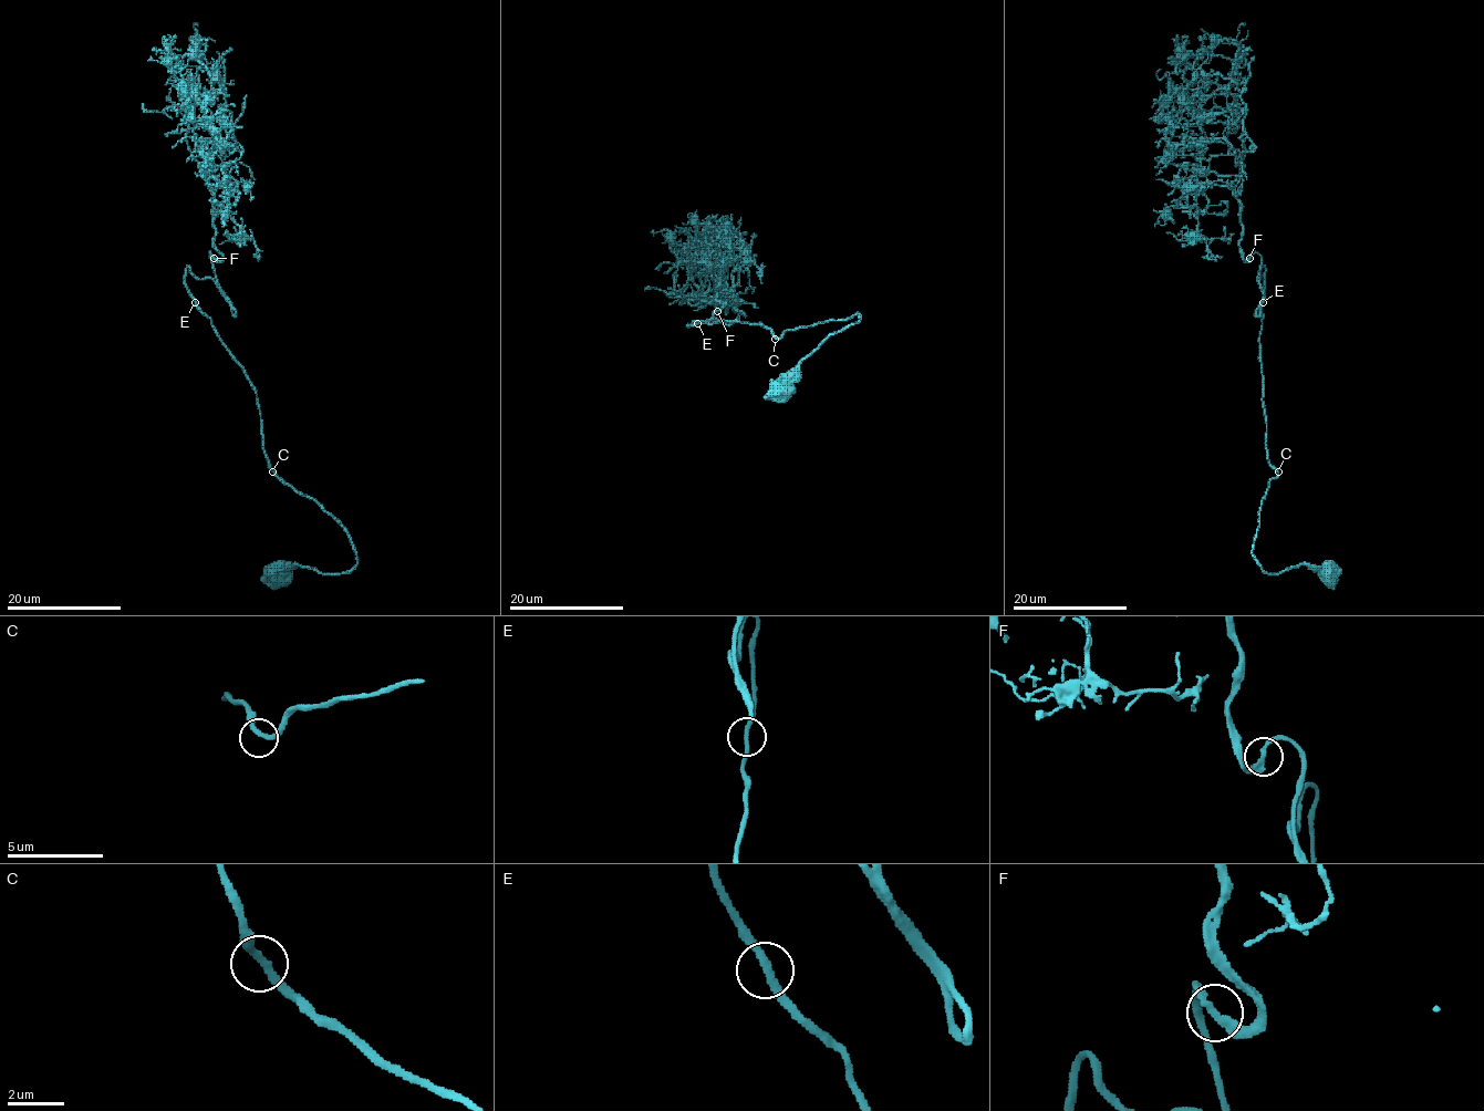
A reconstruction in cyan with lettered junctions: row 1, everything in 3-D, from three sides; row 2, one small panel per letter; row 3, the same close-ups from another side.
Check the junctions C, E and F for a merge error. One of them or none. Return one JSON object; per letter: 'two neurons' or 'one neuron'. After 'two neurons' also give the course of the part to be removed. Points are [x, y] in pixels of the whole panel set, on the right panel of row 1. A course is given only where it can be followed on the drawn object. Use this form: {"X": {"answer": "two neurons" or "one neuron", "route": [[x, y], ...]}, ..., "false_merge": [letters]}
{"C": {"answer": "one neuron"}, "E": {"answer": "one neuron"}, "F": {"answer": "one neuron"}, "false_merge": []}

